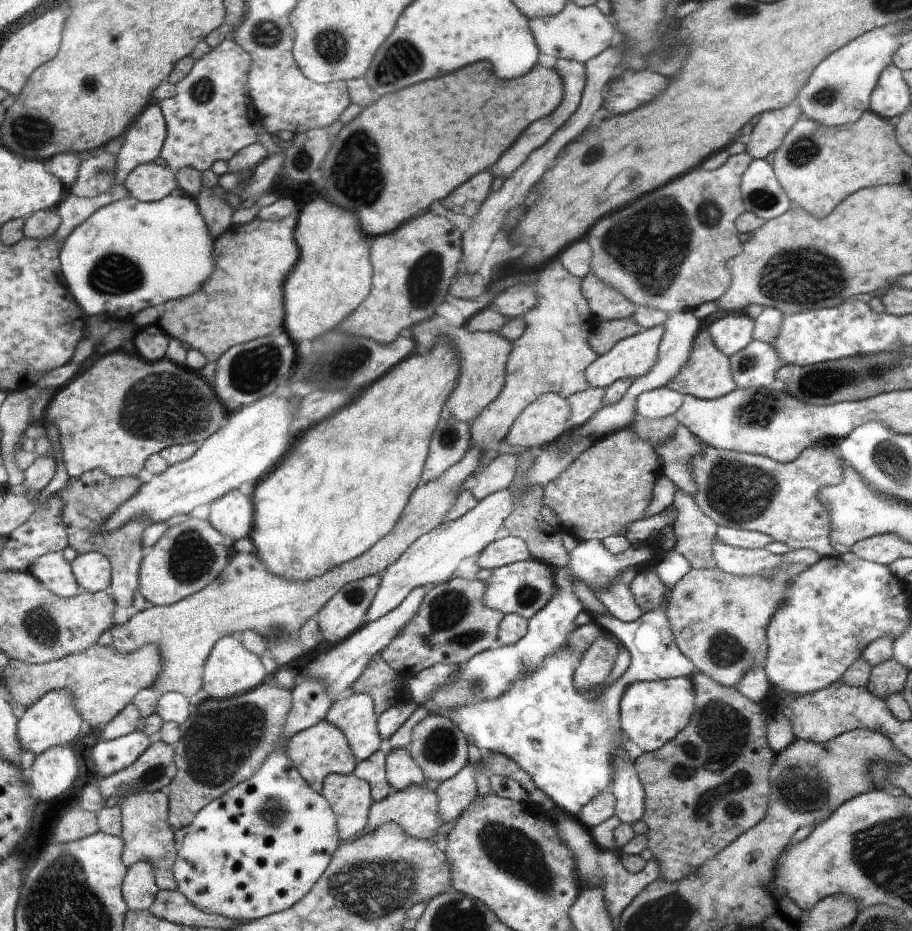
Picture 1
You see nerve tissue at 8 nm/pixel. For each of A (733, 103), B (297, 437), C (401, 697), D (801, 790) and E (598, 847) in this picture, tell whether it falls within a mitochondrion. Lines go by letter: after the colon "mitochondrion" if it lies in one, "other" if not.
A: other
B: other
C: other
D: mitochondrion
E: other

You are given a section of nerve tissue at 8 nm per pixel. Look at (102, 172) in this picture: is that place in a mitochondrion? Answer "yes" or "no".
yes

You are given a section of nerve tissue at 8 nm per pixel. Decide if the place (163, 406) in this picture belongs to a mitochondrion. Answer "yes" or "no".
yes

